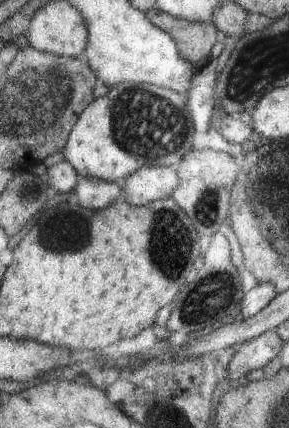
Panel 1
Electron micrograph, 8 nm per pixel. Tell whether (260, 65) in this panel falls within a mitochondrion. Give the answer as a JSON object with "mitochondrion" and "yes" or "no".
{"mitochondrion":"yes"}

